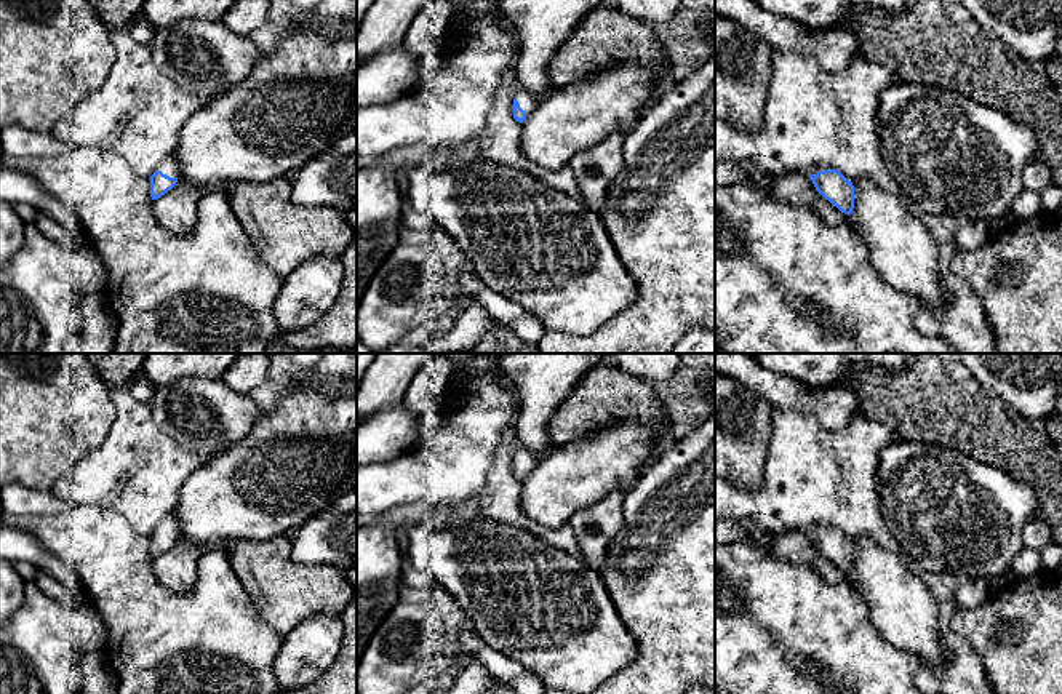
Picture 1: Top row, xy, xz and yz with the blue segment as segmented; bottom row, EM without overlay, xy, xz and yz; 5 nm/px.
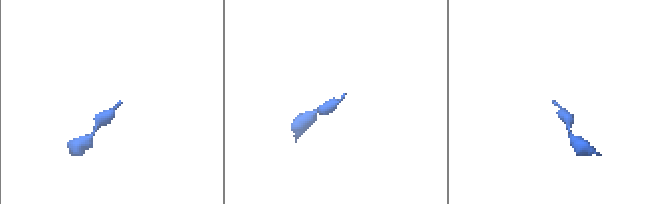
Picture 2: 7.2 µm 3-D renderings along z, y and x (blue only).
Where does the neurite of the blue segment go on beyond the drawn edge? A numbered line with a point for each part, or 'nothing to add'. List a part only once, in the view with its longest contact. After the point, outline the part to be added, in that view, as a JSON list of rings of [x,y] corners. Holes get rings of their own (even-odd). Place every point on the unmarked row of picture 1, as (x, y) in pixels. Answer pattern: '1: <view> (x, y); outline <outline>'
1: xy (170, 525); outline [[[176,509],[171,510],[157,526],[157,529],[162,529],[163,532],[170,536],[178,536],[179,537],[179,518],[176,513]]]

